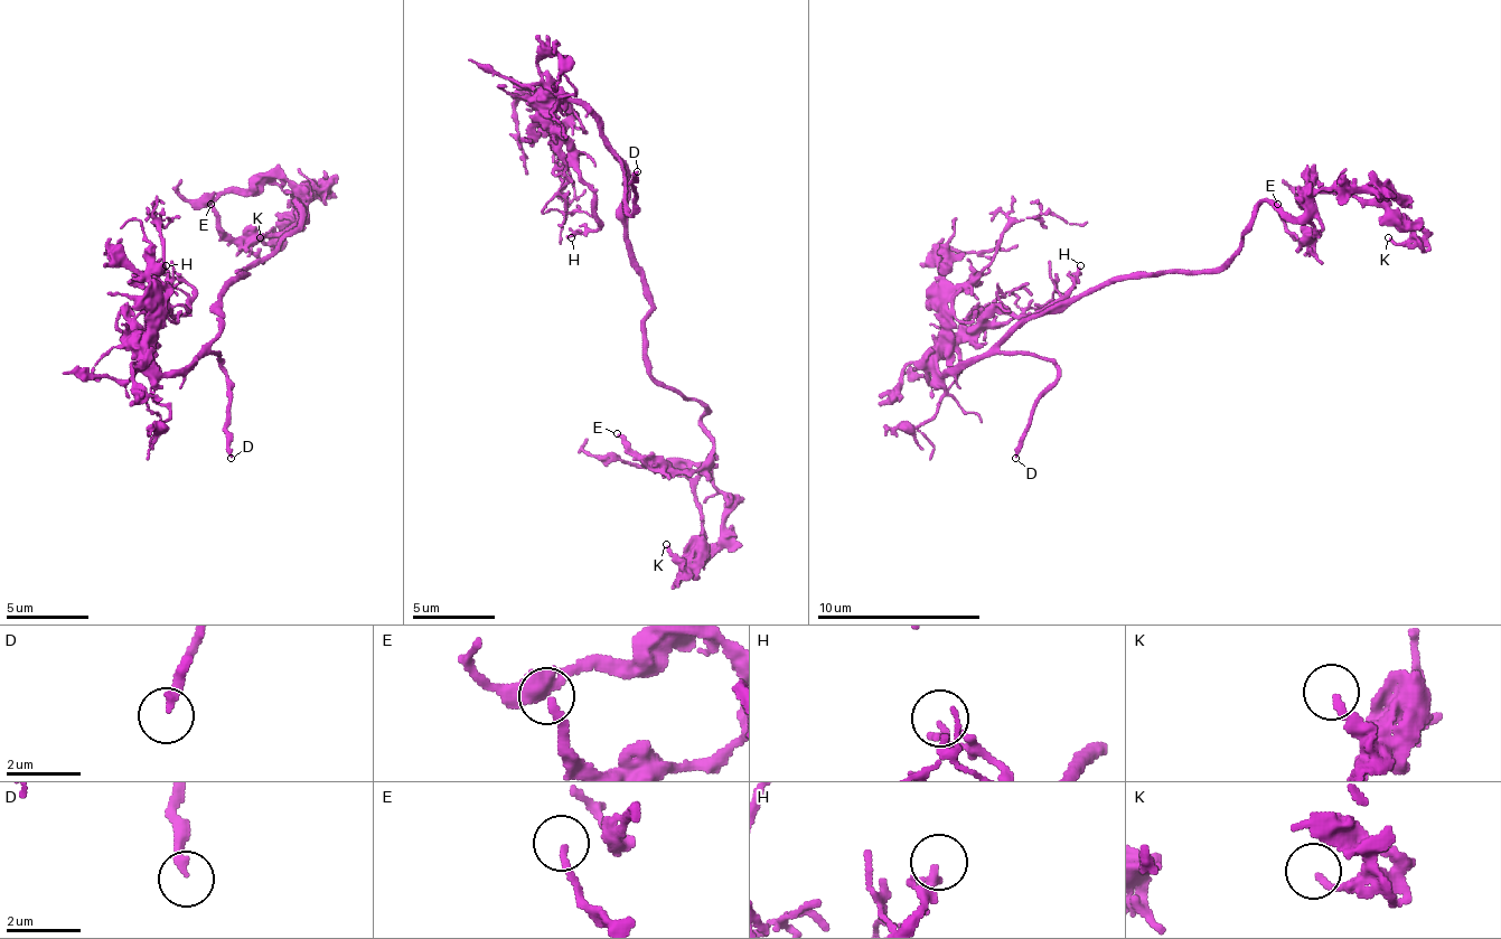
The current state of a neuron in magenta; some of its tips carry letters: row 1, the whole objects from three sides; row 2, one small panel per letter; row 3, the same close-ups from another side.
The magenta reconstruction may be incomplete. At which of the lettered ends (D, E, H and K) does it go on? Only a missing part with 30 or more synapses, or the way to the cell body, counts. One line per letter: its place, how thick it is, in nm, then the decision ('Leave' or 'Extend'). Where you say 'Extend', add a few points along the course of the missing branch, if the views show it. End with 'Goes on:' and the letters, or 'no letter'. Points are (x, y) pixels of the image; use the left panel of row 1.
D: Place: (231, 458). Thickness 220 nm. Extend. Course of what is missing: (231, 458), (260, 479), (227, 524), (235, 548), (268, 553), (313, 516), (358, 512)
E: Place: (210, 204). Thickness 130 nm. Leave
H: Place: (166, 265). Thickness 150 nm. Leave
K: Place: (260, 237). Thickness 180 nm. Leave
Goes on: D

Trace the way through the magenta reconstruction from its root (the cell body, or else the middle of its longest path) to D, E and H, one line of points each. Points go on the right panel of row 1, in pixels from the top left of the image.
D: (1097, 290), (1031, 315), (998, 348), (1035, 351), (1056, 368), (1056, 385), (1035, 405), (1015, 458)
E: (1097, 290), (1146, 274), (1211, 274), (1240, 245), (1265, 200), (1302, 216), (1314, 233), (1297, 237), (1277, 204)
H: (1097, 290), (1019, 319), (986, 351), (945, 373), (949, 356), (986, 327), (1043, 311), (1072, 287), (1080, 265)

